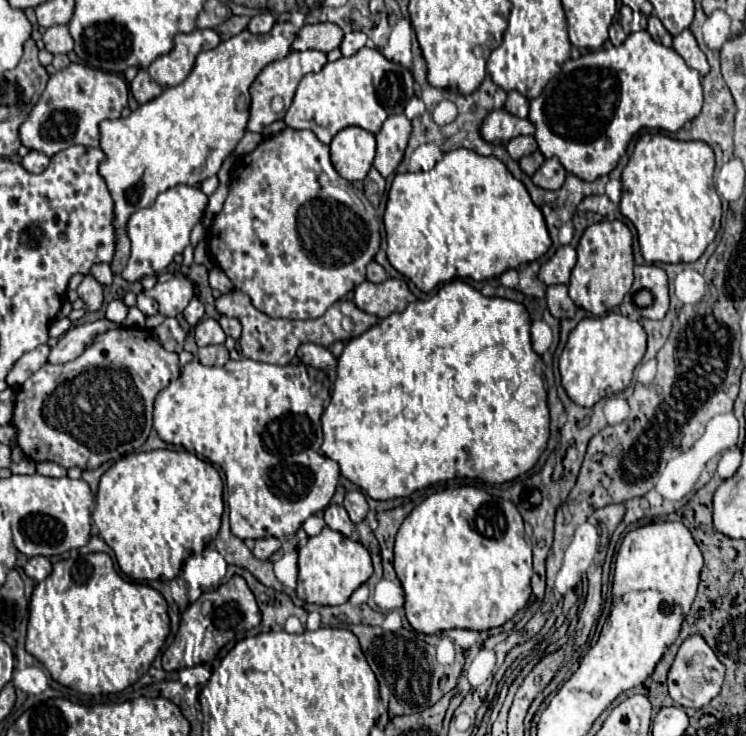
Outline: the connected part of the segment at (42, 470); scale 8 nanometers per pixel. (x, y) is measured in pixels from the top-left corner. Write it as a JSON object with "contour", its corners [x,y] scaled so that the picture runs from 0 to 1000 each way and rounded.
{"contour":[[[48,628],[48,641],[56,647],[70,647],[70,649],[88,647],[88,639],[72,628]]]}

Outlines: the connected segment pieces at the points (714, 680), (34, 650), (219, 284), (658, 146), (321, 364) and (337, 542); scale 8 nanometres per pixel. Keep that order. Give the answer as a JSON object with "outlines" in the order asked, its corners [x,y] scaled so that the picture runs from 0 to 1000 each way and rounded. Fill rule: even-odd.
{"outlines":[[[[925,864],[922,870],[917,870],[917,875],[912,878],[906,897],[901,902],[901,910],[895,916],[895,938],[898,946],[906,957],[917,959],[917,962],[938,962],[946,959],[956,948],[965,943],[968,935],[968,924],[972,920],[972,905],[962,897],[949,875],[938,867],[938,864]]],[[[139,750],[113,753],[105,758],[78,761],[70,780],[56,788],[40,815],[40,842],[35,883],[67,913],[67,918],[110,943],[153,943],[188,924],[212,891],[223,864],[228,861],[228,840],[217,807],[196,793],[166,788]]],[[[295,364],[282,367],[282,389],[300,397],[300,399],[306,399],[311,394],[311,383],[306,380],[306,375]]],[[[863,179],[853,190],[853,201],[845,212],[842,226],[834,234],[834,274],[831,288],[853,307],[858,340],[866,356],[930,356],[936,353],[946,334],[957,326],[965,310],[968,277],[960,264],[957,247],[957,204],[946,193],[906,190],[885,179]]],[[[405,467],[399,473],[399,489],[410,497],[421,497],[429,503],[440,503],[440,500],[450,500],[450,486],[432,470],[426,467]]],[[[437,715],[426,728],[413,731],[413,736],[399,747],[399,777],[397,807],[402,815],[429,823],[456,823],[466,818],[472,804],[499,783],[499,761],[483,736],[475,736]]]]}

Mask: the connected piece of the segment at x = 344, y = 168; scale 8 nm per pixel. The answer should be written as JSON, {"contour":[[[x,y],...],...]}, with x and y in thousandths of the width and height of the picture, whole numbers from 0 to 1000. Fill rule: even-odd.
{"contour":[[[480,171],[461,174],[442,193],[445,223],[450,234],[466,247],[491,242],[501,217],[501,207],[504,207],[501,182]]]}

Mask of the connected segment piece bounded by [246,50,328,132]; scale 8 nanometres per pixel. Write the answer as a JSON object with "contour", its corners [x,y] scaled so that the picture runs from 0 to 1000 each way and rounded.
{"contour":[[[410,68],[410,71],[389,71],[381,82],[373,82],[373,84],[359,87],[359,90],[346,101],[346,106],[340,109],[340,114],[335,117],[335,158],[332,158],[330,177],[332,177],[332,179],[351,179],[359,168],[375,163],[378,158],[362,149],[365,133],[367,133],[367,130],[378,130],[381,139],[383,139],[383,147],[386,147],[386,144],[391,141],[397,117],[399,117],[399,111],[405,109],[405,103],[410,103],[413,98],[429,98],[437,84],[440,84],[440,82],[437,82],[437,73],[434,73],[434,71]]]}

